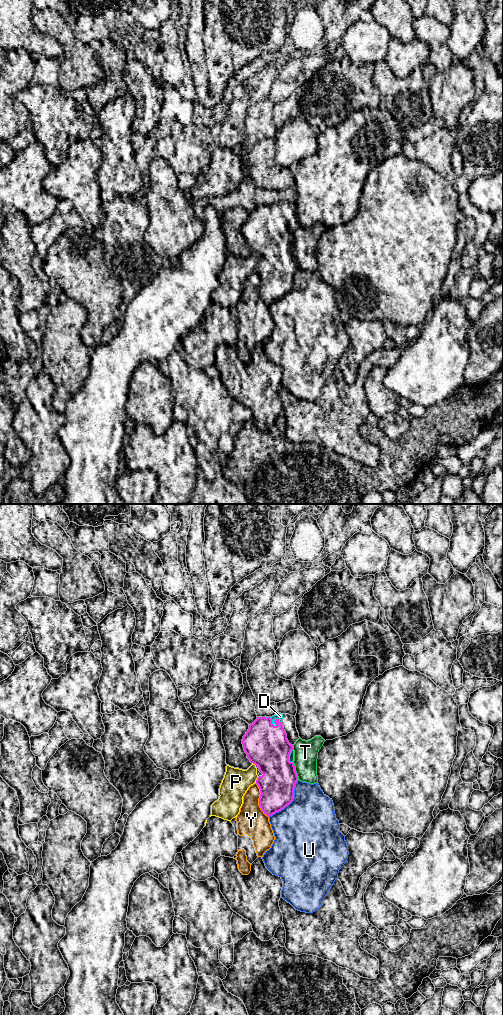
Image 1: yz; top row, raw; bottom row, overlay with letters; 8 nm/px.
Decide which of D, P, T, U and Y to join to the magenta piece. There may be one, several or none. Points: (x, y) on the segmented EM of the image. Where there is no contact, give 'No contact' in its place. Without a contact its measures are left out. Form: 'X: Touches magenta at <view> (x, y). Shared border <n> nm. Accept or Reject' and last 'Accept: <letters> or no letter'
D: Touches magenta at yz (275, 720). Shared border 100 nm. Accept
P: Touches magenta at yz (256, 780). Shared border 50 nm. Reject
T: Touches magenta at yz (295, 771). Shared border 150 nm. Reject
U: Touches magenta at yz (290, 802). Shared border 380 nm. Reject
Y: Touches magenta at yz (259, 800). Shared border 300 nm. Reject
Accept: D

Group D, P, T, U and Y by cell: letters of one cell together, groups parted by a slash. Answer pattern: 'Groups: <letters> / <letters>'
Groups: D / P / T / U / Y

